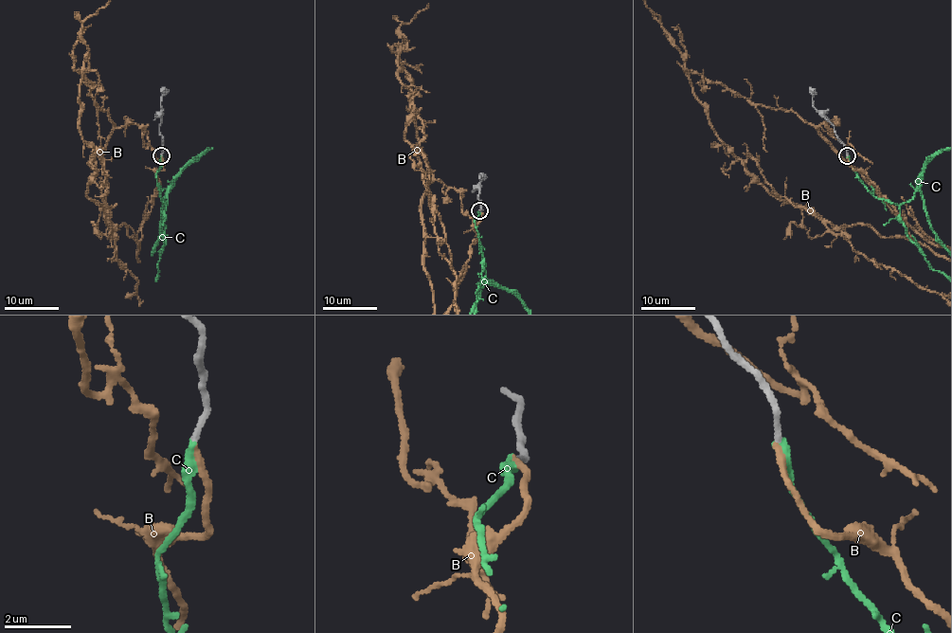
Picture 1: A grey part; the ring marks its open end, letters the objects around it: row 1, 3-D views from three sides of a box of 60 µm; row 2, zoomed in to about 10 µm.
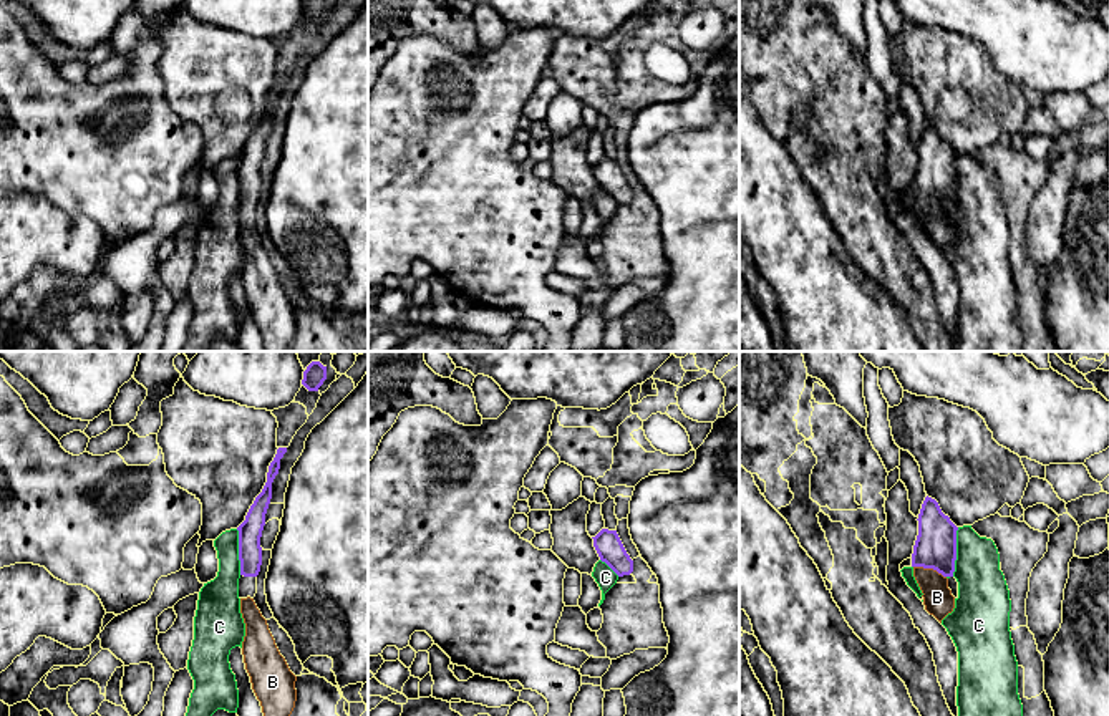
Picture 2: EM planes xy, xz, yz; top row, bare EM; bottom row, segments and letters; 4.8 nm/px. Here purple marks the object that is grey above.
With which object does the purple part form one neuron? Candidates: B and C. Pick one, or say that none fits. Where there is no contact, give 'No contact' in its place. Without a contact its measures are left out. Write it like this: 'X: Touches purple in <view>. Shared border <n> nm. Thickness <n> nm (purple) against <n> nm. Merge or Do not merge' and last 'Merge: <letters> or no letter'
B: Touches purple in yz. Shared border 170 nm. Thickness 200 nm (purple) against 140 nm. Merge
C: Touches purple in yz. Shared border 240 nm. Thickness 200 nm (purple) against 240 nm. Do not merge
Merge: B

